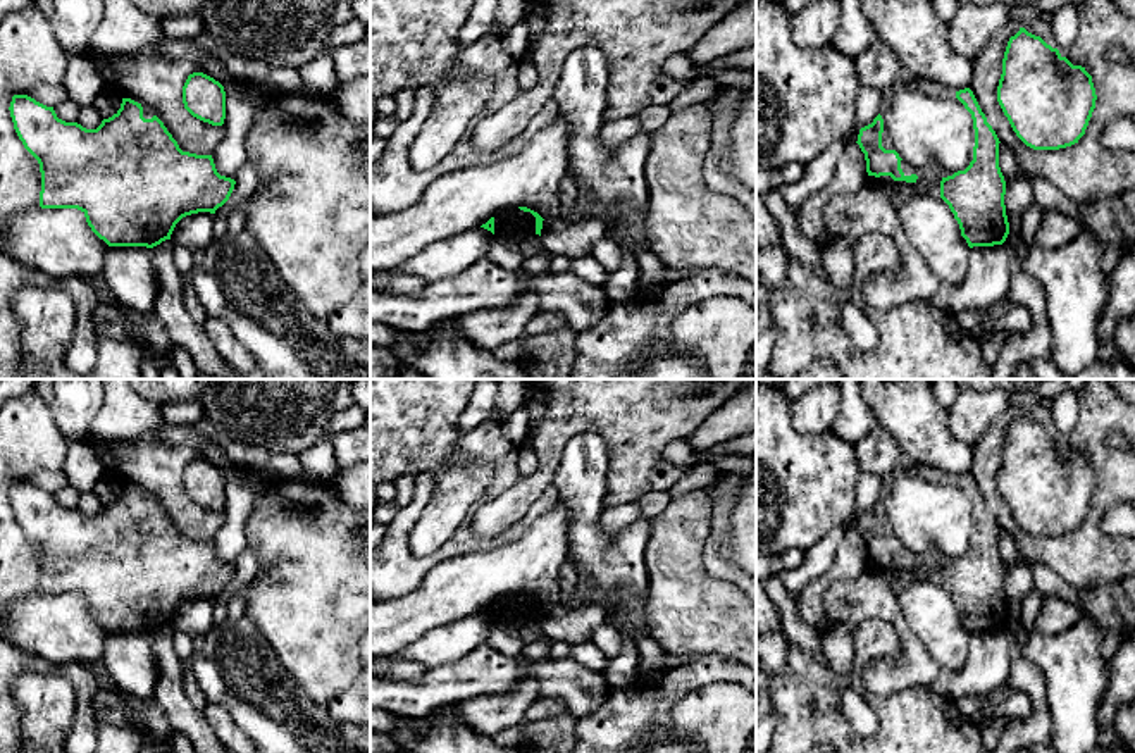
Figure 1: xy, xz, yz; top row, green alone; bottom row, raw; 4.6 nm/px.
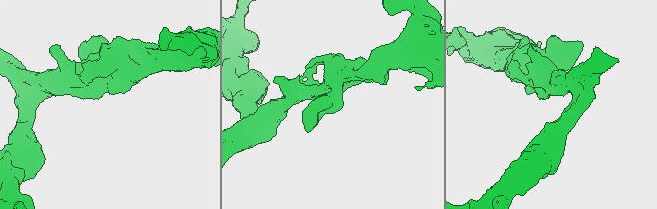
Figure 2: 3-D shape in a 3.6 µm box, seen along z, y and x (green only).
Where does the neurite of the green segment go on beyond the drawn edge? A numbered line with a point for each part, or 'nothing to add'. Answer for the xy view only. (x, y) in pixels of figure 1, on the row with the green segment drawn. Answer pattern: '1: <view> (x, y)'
nothing to add

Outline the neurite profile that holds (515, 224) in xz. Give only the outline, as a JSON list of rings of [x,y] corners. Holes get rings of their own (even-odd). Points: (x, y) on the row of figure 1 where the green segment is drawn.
[[[520,208],[498,212],[494,215],[494,236],[522,243],[536,236],[536,217]]]

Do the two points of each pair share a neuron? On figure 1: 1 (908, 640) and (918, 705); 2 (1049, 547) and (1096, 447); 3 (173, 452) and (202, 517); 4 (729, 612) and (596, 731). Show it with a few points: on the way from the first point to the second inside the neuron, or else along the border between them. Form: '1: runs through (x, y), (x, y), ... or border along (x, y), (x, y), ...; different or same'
1: border along (925, 684), (911, 690); different
2: runs through (1079, 538), (1092, 524), (1106, 497), (1106, 476); same
3: runs through (173, 469), (173, 495), (185, 507); same
4: border along (696, 657), (720, 653), (736, 660); different

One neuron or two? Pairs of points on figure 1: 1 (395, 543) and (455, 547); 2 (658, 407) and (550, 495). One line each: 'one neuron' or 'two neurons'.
1: one neuron
2: two neurons

